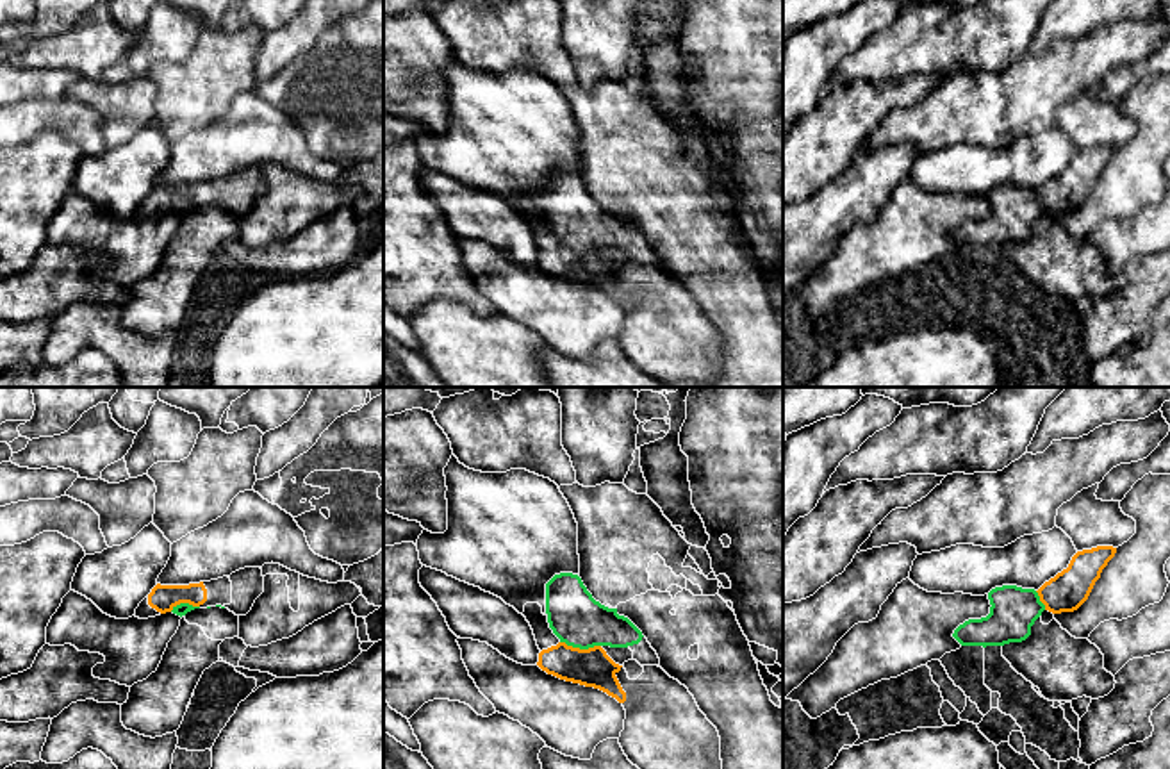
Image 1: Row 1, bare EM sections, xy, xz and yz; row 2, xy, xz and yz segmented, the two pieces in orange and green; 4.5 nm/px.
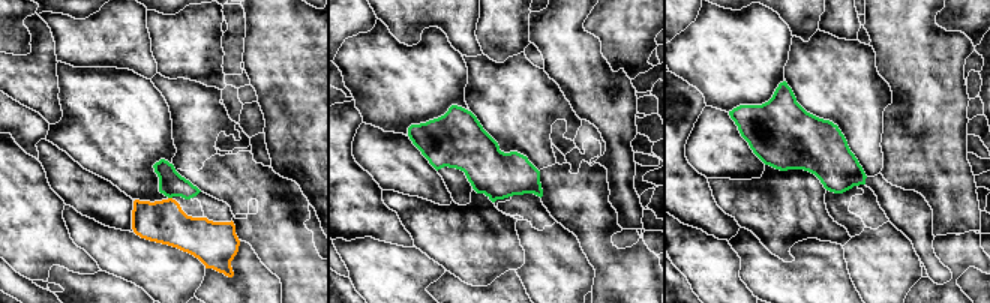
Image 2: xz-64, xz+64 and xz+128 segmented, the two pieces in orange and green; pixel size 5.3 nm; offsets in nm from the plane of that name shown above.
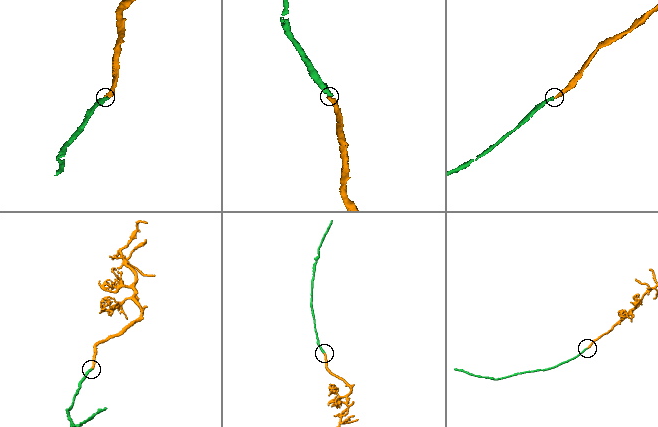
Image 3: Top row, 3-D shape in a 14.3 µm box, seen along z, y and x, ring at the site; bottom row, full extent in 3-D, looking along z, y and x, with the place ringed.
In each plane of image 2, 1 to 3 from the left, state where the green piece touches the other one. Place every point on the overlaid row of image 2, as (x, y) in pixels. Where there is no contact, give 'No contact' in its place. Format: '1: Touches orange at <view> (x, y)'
1: Touches orange at xz-64 (170, 198)
2: No contact
3: No contact

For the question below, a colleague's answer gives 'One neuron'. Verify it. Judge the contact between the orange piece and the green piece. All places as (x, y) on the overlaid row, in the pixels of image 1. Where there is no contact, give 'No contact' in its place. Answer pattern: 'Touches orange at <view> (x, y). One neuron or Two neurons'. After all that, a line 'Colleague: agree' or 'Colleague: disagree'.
Touches orange at xz (578, 648). One neuron
Colleague: agree

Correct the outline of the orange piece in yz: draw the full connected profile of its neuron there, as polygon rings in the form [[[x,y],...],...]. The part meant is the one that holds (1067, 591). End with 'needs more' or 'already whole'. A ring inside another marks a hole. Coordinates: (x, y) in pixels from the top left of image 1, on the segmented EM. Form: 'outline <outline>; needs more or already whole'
outline [[[1097,546],[1077,551],[1068,567],[1045,582],[1038,591],[1017,585],[995,587],[988,592],[990,614],[960,624],[952,637],[961,646],[1004,646],[1022,642],[1043,610],[1052,614],[1074,612],[1090,596],[1102,569],[1116,548]]]; needs more

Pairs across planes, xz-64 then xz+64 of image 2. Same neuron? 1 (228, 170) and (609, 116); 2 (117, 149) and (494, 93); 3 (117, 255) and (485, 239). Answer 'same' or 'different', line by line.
1: different
2: different
3: same

